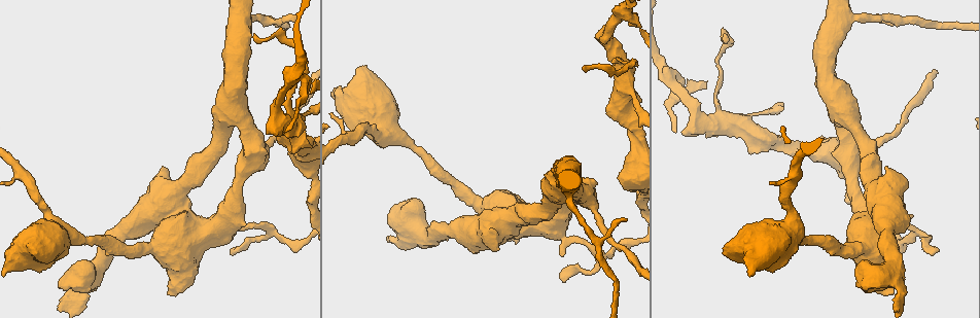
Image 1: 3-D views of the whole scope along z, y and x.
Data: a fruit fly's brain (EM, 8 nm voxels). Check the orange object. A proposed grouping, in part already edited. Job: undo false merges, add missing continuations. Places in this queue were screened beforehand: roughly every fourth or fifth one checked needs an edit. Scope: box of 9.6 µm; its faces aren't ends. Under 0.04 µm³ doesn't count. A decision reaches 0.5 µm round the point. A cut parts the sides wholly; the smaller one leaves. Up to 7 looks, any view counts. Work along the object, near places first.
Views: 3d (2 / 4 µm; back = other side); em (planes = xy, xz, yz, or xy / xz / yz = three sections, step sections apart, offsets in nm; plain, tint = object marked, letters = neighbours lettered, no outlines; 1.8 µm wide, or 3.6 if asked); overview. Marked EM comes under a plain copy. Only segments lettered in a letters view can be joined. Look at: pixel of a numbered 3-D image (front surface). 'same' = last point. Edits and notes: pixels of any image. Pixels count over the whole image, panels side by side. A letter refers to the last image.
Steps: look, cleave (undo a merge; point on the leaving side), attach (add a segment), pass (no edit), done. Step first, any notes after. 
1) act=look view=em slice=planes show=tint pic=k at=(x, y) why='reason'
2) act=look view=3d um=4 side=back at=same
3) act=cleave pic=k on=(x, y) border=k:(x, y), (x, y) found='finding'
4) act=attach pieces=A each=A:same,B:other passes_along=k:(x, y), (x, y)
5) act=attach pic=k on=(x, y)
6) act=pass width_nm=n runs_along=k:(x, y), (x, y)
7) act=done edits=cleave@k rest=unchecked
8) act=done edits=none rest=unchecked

act=look view=em um=3.6 slice=xy step=4 show=tint pic=1 at=(557, 233) why='sudden change in width'

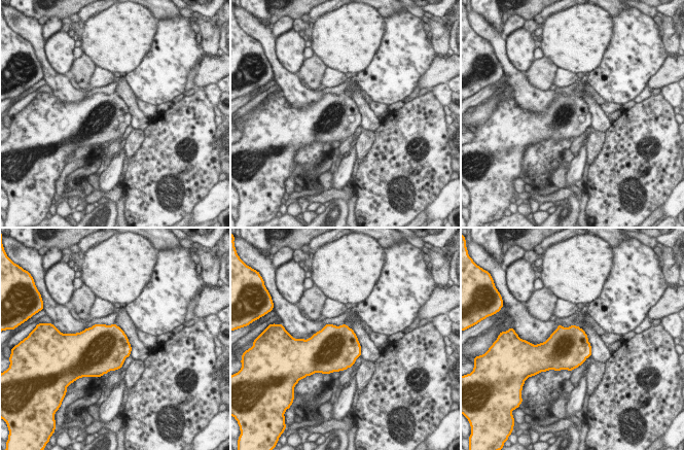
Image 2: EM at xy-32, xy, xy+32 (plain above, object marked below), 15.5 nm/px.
act=look view=em um=3.6 slice=xz step=16 show=letters at=same

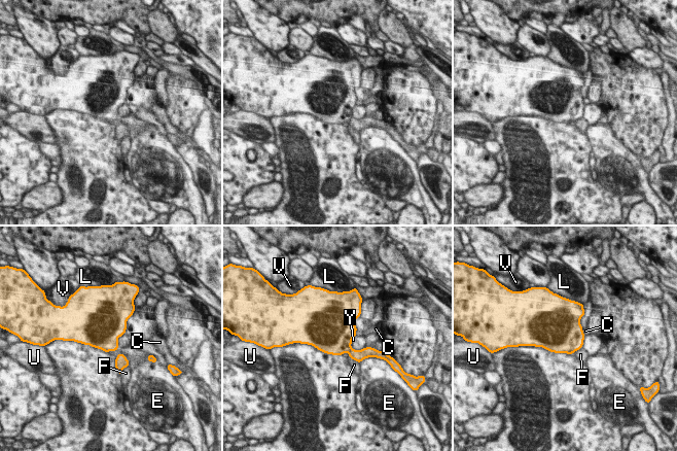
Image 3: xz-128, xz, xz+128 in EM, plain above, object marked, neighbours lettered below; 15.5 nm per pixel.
act=cleave pic=3 on=(358, 355) longest_contact=Y:280nm each=C:other,E:other,F:other,L:other,U:other,V:other,Y:other found='a second cell is stuck on'

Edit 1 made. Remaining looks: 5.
act=look view=overview why='see it whole again'

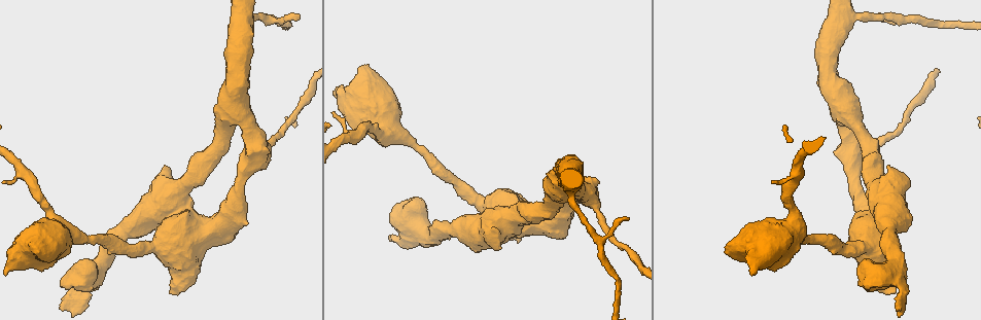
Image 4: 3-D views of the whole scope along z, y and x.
act=look view=em slice=planes show=letters pic=4 at=(165, 246) why='thick turns thin'

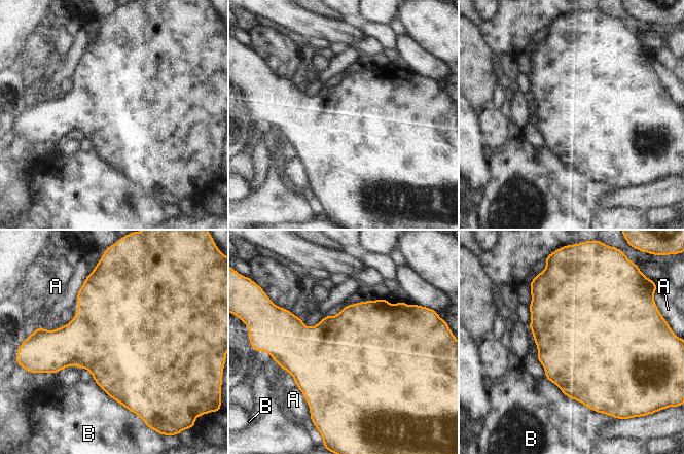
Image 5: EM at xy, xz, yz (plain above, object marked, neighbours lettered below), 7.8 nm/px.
act=pass each=A:other,B:other border=5:(85, 279), (76, 294), (76, 306) found='all the same cell'

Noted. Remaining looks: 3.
act=done edits=cleave@3 rest=unchecked

